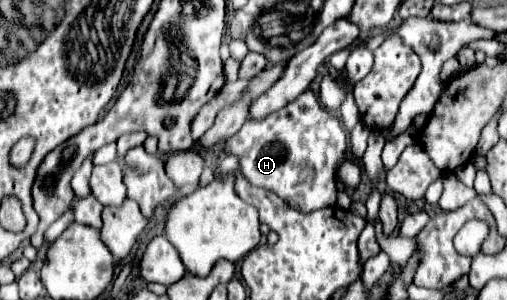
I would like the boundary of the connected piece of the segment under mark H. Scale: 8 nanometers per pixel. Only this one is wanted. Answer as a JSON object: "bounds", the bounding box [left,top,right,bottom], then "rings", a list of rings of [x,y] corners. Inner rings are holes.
{"bounds":[223,88,347,212],"rings":[[[307,88],[281,112],[269,114],[265,120],[247,120],[235,136],[225,140],[223,152],[239,160],[249,184],[277,194],[301,212],[313,212],[335,206],[337,170],[347,160],[347,134],[343,124]]]}

